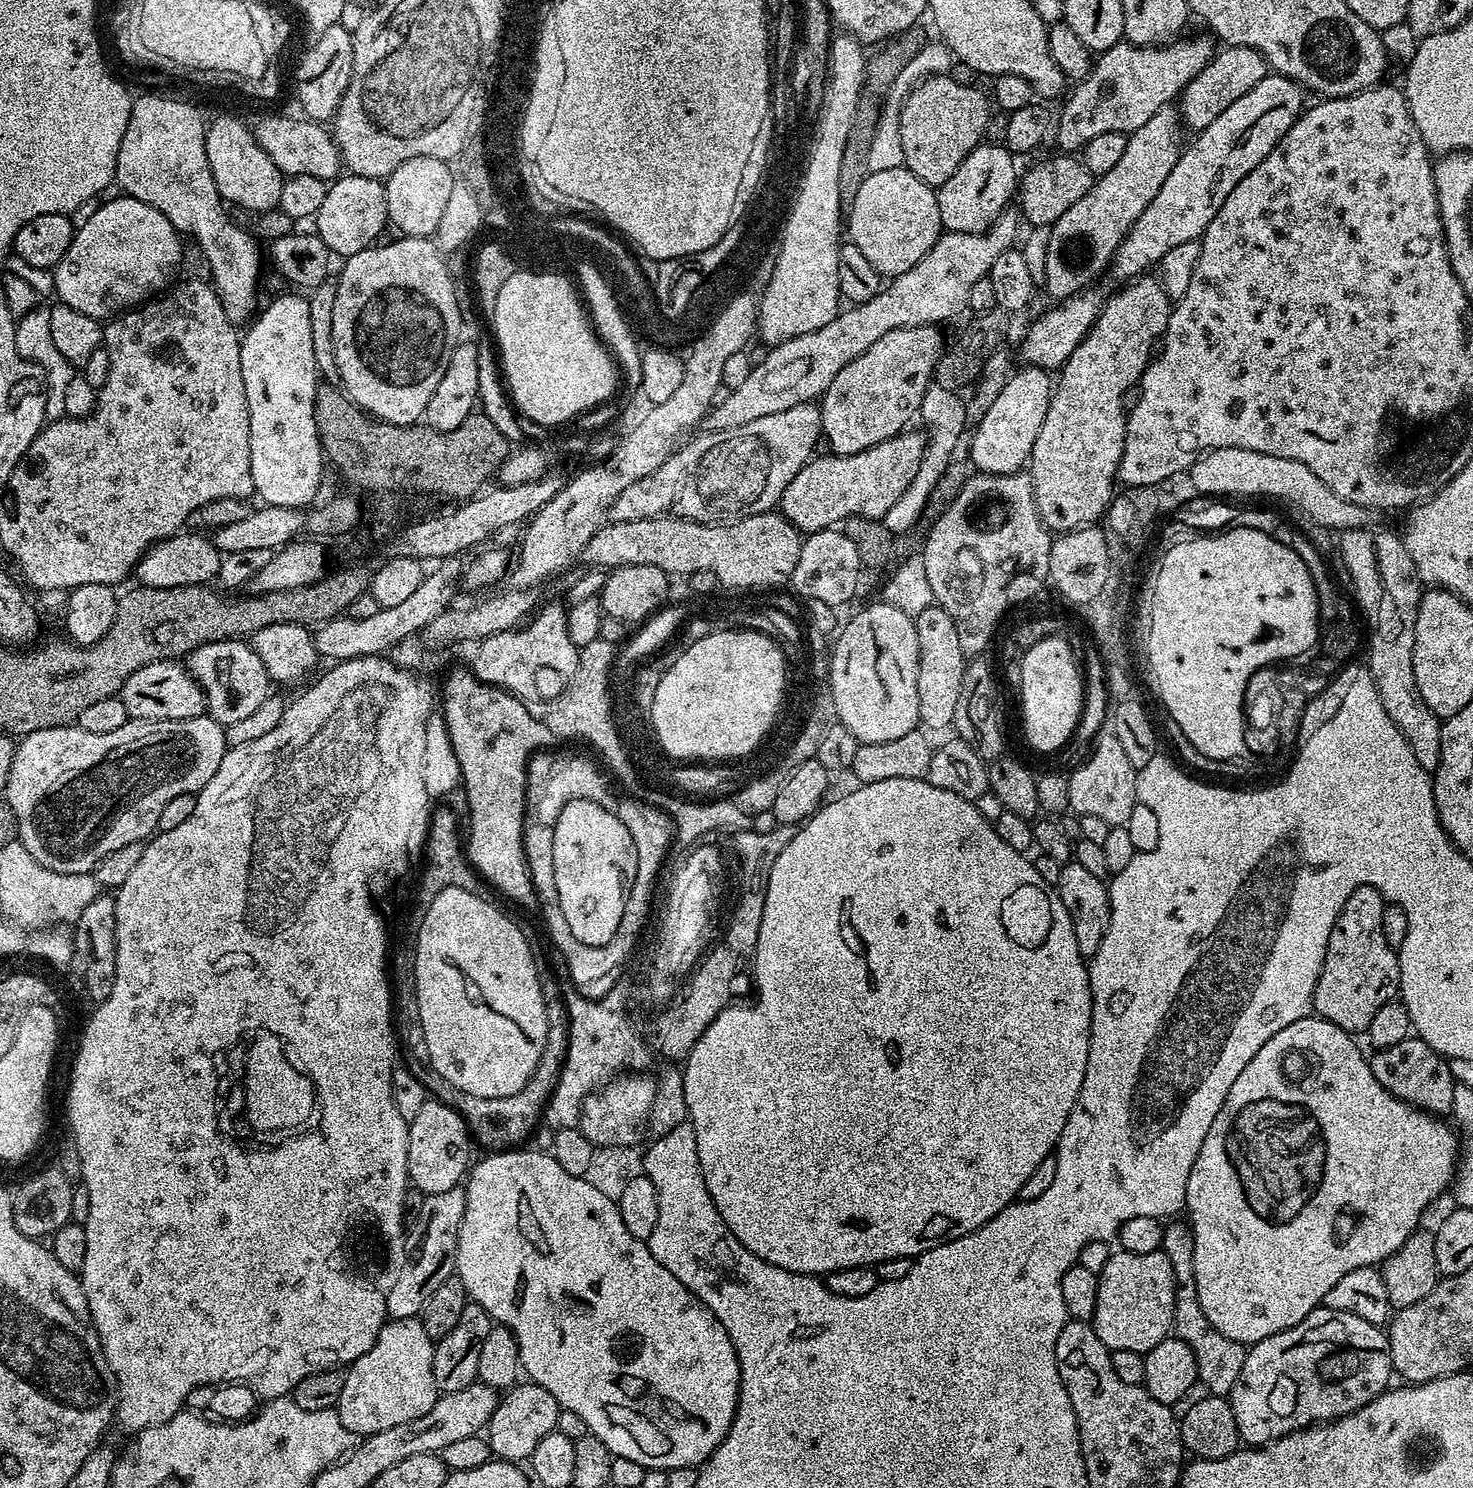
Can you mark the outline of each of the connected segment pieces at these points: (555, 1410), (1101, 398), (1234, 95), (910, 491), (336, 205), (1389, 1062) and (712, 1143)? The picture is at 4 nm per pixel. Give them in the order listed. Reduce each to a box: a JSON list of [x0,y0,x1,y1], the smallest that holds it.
[[486,1382,561,1462],[1030,274,1174,532],[1178,46,1270,133],[883,382,970,532],[314,175,389,258],[1370,1038,1456,1118],[682,778,1092,1278]]

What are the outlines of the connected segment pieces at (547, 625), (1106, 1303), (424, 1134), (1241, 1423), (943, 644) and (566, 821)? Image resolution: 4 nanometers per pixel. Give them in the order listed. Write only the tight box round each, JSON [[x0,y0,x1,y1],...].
[[470,604,580,702],[1090,1251,1176,1351],[408,1098,474,1196],[1226,1306,1393,1446],[914,602,966,729],[554,800,638,946]]

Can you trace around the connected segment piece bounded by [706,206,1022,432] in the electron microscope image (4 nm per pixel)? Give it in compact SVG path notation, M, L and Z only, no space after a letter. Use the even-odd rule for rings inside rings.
M1009 206L987 232L958 234L941 231L926 258L922 258L918 266L910 266L906 274L891 277L876 297L845 307L833 320L826 322L822 330L810 330L810 334L798 334L798 338L783 340L781 344L769 347L768 353L753 363L746 382L725 391L713 403L706 420L707 427L714 432L734 430L746 426L746 422L755 422L757 418L790 410L790 406L819 401L830 382L834 382L838 370L850 366L858 354L870 350L882 334L922 324L940 326L943 320L954 319L960 311L968 308L974 282L988 275L997 258L1015 245L1012 243L1020 232L1020 224L1019 211Z

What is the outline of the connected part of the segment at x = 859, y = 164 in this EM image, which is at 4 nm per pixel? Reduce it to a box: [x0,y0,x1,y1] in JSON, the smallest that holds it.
[838,27,927,214]

